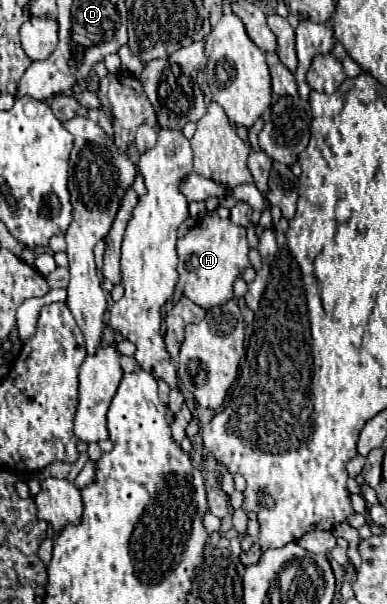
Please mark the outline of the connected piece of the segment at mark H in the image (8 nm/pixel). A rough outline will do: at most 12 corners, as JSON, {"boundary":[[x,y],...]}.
{"boundary":[[208,213],[176,243],[178,287],[210,309],[250,265],[246,229]]}

